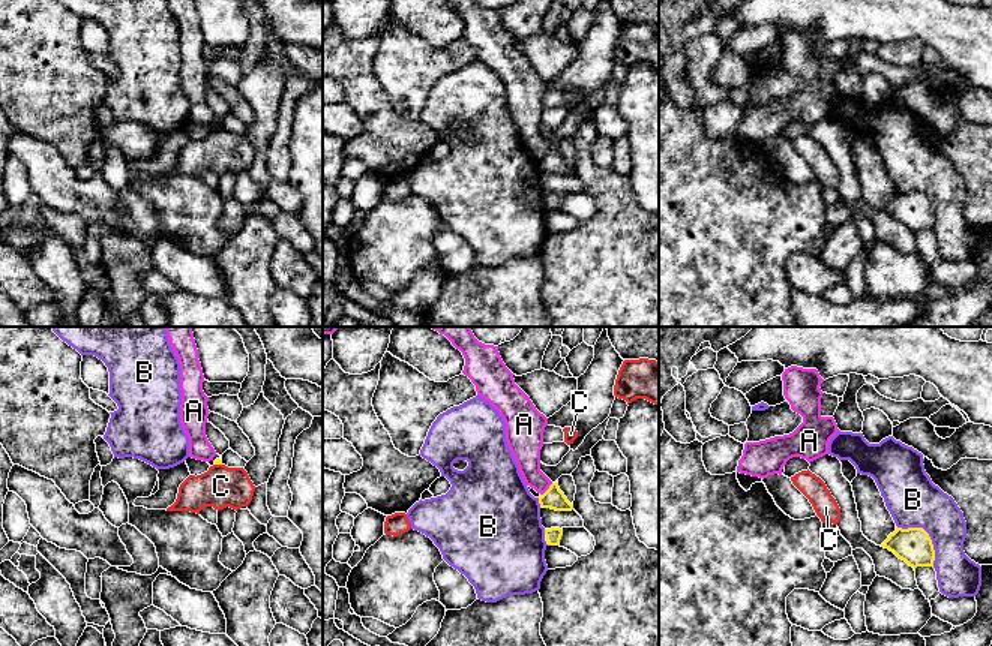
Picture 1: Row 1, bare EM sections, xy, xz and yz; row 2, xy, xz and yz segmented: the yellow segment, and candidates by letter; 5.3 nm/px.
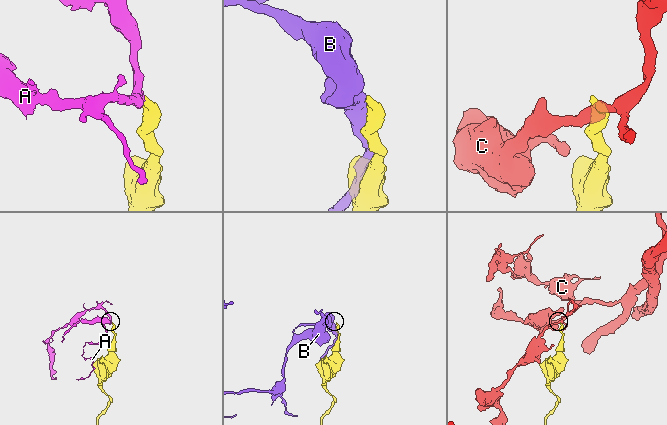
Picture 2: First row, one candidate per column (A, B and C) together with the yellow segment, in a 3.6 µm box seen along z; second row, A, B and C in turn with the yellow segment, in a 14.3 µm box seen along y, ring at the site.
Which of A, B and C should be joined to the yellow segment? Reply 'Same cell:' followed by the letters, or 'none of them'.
Same cell: none of them

